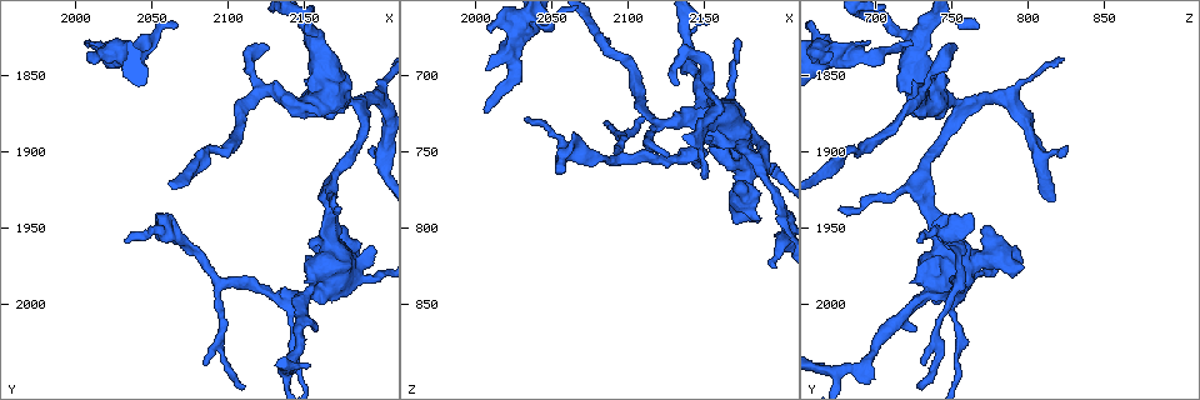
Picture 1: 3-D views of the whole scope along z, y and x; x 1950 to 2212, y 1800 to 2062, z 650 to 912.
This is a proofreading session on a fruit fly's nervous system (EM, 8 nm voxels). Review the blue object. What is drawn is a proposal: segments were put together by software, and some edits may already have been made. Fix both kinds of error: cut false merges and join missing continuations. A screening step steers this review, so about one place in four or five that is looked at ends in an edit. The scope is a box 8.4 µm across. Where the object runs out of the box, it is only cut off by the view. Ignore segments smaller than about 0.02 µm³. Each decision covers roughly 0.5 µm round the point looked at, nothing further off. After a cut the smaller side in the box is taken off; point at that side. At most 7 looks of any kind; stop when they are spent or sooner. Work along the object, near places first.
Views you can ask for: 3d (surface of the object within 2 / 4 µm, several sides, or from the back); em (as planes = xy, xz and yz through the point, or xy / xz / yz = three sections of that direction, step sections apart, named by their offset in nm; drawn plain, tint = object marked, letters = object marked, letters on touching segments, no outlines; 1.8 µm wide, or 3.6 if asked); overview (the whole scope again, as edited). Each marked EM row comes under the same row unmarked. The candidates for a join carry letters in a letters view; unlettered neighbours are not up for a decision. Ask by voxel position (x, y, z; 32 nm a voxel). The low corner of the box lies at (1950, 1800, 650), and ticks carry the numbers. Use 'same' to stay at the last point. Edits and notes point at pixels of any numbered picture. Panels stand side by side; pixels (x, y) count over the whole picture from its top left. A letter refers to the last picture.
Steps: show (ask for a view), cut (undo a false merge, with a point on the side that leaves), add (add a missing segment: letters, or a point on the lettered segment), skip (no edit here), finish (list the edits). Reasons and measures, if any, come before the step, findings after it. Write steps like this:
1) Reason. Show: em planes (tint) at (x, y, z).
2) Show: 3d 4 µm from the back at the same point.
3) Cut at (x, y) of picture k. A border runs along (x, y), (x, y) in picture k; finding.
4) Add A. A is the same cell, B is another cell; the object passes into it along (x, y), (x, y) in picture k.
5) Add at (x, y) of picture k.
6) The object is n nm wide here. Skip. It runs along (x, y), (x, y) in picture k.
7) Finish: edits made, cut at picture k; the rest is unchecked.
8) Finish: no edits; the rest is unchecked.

Free end. Show: em 3.6 µm planes (letters) at (2006, 1828, 696).

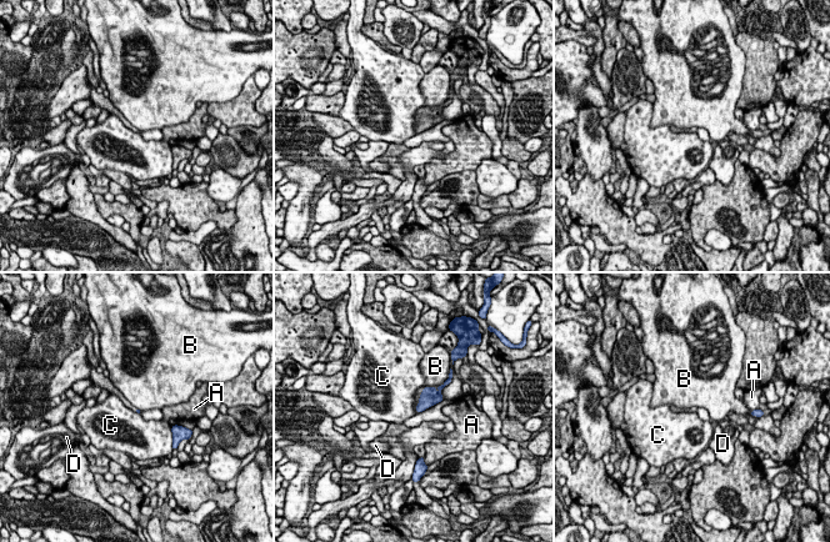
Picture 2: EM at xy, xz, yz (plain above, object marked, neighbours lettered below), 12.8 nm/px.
The longest contact is with B, 260 nm. Skip. A, B, C and D are other cells; no lettered segment goes on from it.

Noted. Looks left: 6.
Three arms meet. Show: 3d 4 µm at (2156, 1830, 726).

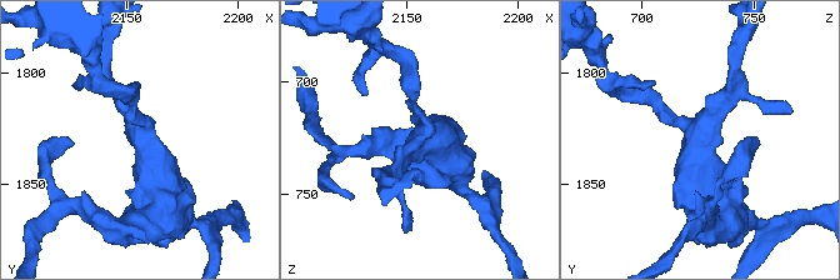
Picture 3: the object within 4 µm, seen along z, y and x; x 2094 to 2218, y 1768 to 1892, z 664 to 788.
Show: em 3.6 µm yz step 8 (tint) at (2157, 1831, 723).

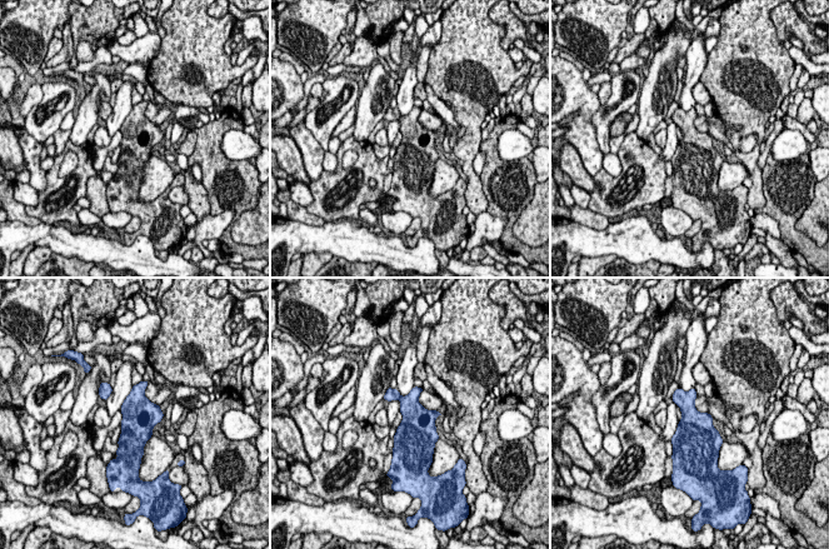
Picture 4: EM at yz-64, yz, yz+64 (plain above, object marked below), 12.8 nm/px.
Cut it another way. Show: em 3.6 µm planes (letters) at the same point.

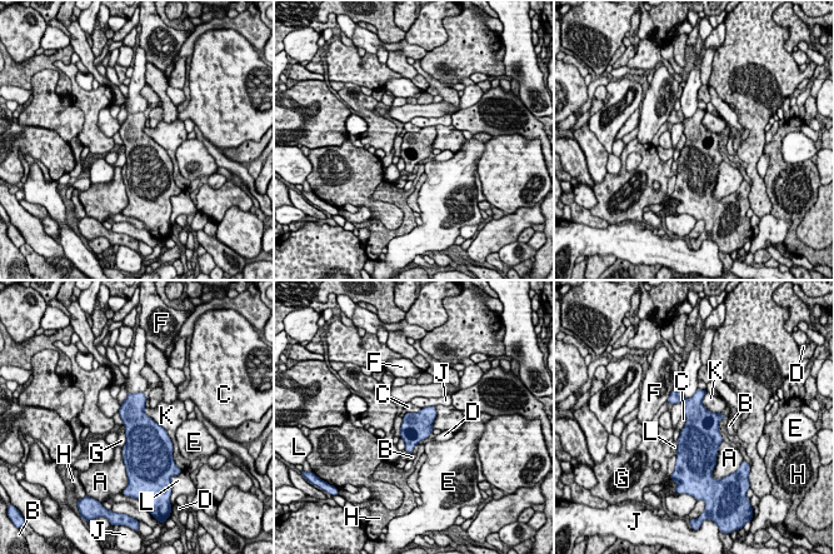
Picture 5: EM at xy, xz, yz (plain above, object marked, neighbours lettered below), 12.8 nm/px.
Skip. A, B, C, D, E, F, G, H, J, K and L are other cells; a border runs along (684, 414), (685, 423), (679, 430) in picture 5; continuous, no second neuron.

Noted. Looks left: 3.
Show: 3d 4 µm at (2194, 1984, 762).

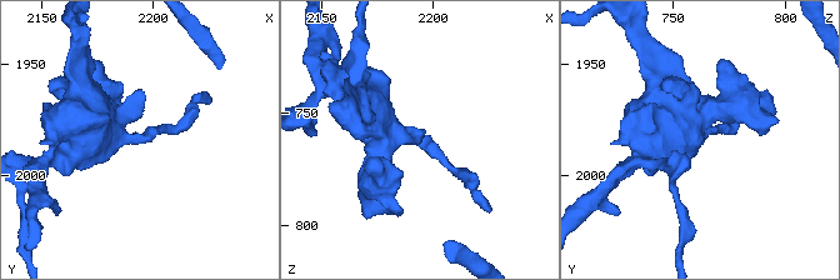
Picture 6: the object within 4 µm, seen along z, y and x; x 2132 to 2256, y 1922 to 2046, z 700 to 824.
Show: em 3.6 µm planes (letters) at (2196, 1985, 762).

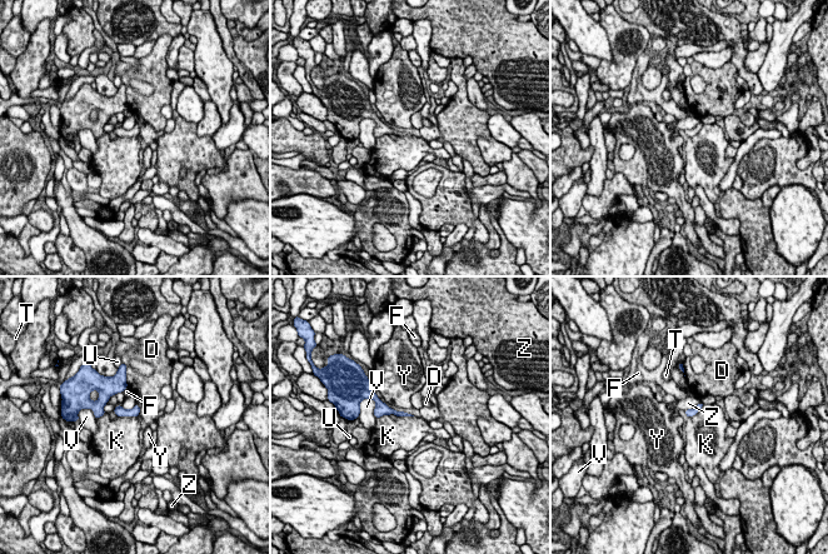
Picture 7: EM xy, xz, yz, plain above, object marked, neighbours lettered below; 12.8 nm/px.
The object is 60 nm wide here. Skip. D, F, K, T, U, V, Y and Z are other cells; one neuron here.

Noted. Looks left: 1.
Finish: no edits; the rest is unchecked.

